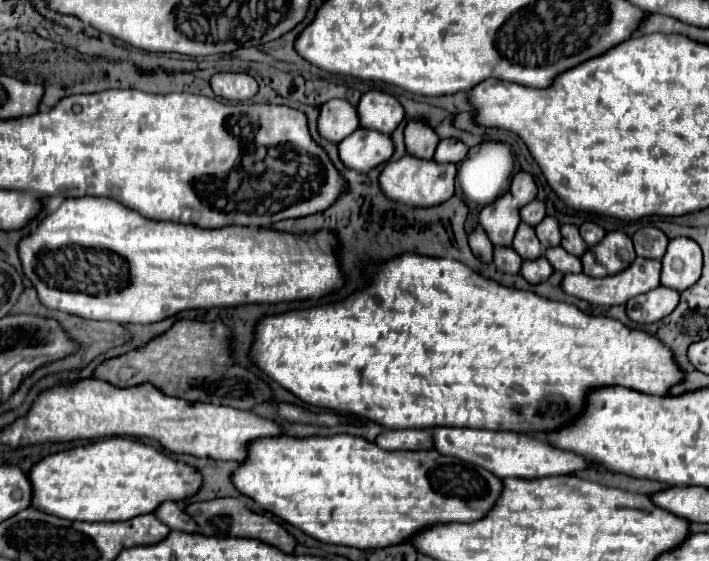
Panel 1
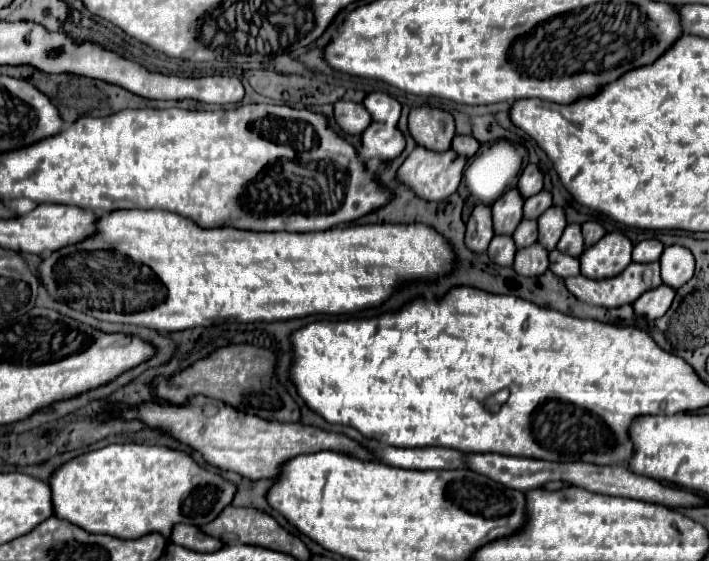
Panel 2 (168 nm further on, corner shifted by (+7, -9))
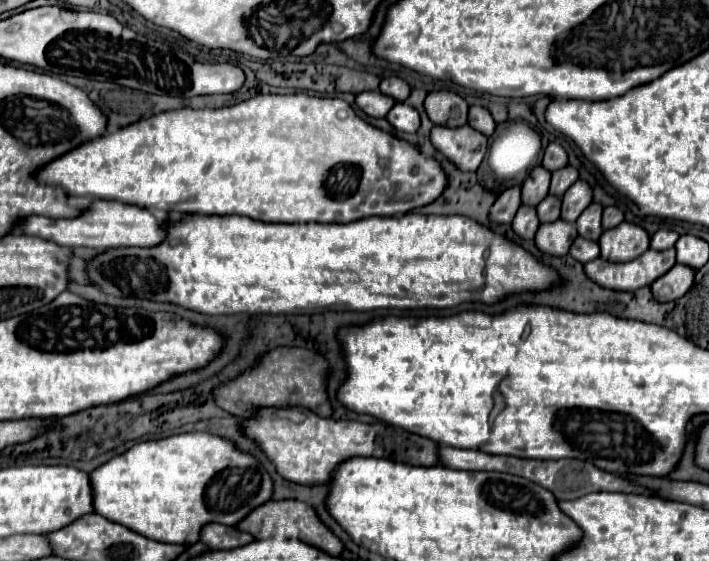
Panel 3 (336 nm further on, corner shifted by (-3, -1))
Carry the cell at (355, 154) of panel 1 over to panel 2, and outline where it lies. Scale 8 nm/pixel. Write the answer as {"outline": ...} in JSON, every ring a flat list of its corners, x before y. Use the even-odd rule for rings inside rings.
{"outline":[[371,123,361,135,363,147,359,155,369,165,379,165,381,161,395,159,405,149,405,135,397,127]]}

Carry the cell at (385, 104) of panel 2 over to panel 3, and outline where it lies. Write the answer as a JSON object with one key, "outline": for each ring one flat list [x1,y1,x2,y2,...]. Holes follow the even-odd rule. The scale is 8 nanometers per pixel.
{"outline":[[389,77,389,79,383,79,381,81,381,85,379,85,379,91,383,93,383,95,389,95,389,97,393,97,395,101,399,101,399,103,403,103,407,97,409,97,409,85,403,81,403,79,399,79,399,77]]}

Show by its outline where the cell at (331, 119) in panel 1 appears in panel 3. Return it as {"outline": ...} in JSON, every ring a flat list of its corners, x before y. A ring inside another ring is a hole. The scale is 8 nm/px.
{"outline":[[363,91,355,97,355,103,365,115,375,117,375,119,383,119,387,115,387,111,395,105,395,99,381,95,381,91]]}

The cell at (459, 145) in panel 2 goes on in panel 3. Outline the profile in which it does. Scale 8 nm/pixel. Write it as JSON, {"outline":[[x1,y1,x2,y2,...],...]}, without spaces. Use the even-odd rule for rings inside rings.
{"outline":[[471,107,471,109,469,109,469,125,471,125,475,131,483,133,485,137,491,137,491,135,493,135,493,129,495,129,493,117,491,117,489,111,483,109,483,107]]}

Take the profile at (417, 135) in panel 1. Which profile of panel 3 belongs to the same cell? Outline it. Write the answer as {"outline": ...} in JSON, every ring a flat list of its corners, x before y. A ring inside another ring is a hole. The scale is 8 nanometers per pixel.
{"outline":[[433,91,425,99,425,113,433,125,463,127,467,123,467,111,469,105,465,99,451,91]]}

